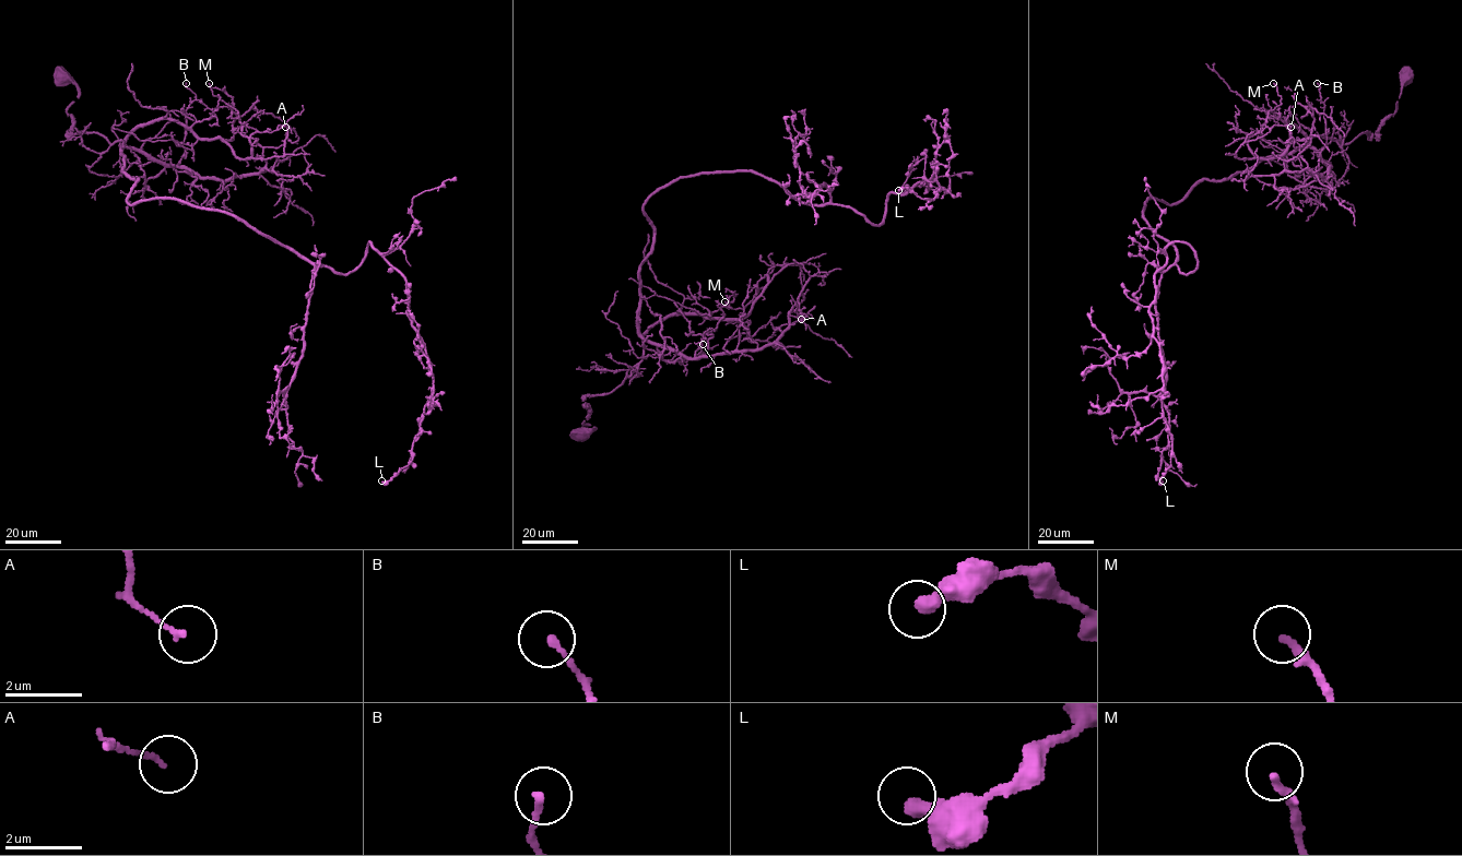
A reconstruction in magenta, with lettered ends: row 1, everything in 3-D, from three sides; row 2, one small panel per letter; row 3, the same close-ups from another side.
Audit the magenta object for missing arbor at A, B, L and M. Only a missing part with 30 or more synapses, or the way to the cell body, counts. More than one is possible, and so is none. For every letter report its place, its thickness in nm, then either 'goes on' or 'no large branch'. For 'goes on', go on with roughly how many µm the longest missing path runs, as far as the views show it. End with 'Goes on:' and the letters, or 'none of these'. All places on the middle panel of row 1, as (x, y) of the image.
A: place (801, 319); calibre 110 nm; no large branch
B: place (703, 344); calibre 170 nm; no large branch
L: place (898, 190); calibre 400 nm; no large branch
M: place (724, 301); calibre 200 nm; no large branch
Goes on: none of these

